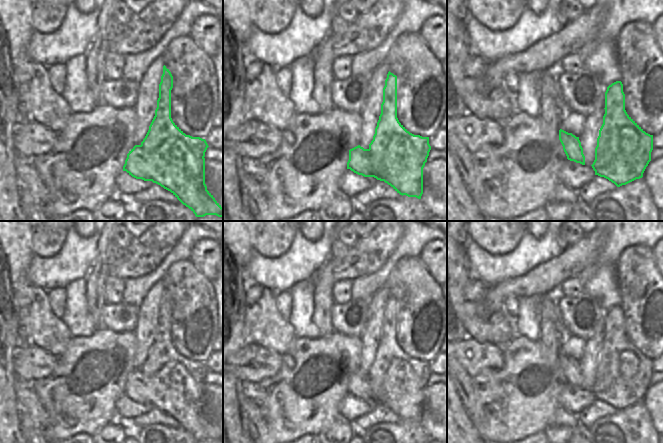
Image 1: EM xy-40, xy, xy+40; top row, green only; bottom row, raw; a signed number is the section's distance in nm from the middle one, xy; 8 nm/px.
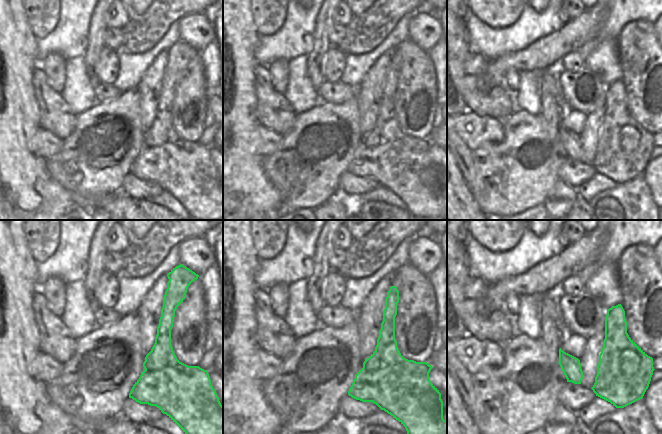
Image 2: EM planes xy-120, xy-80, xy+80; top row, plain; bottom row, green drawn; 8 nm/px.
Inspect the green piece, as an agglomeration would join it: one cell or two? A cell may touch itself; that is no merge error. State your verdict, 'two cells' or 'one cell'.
two cells

